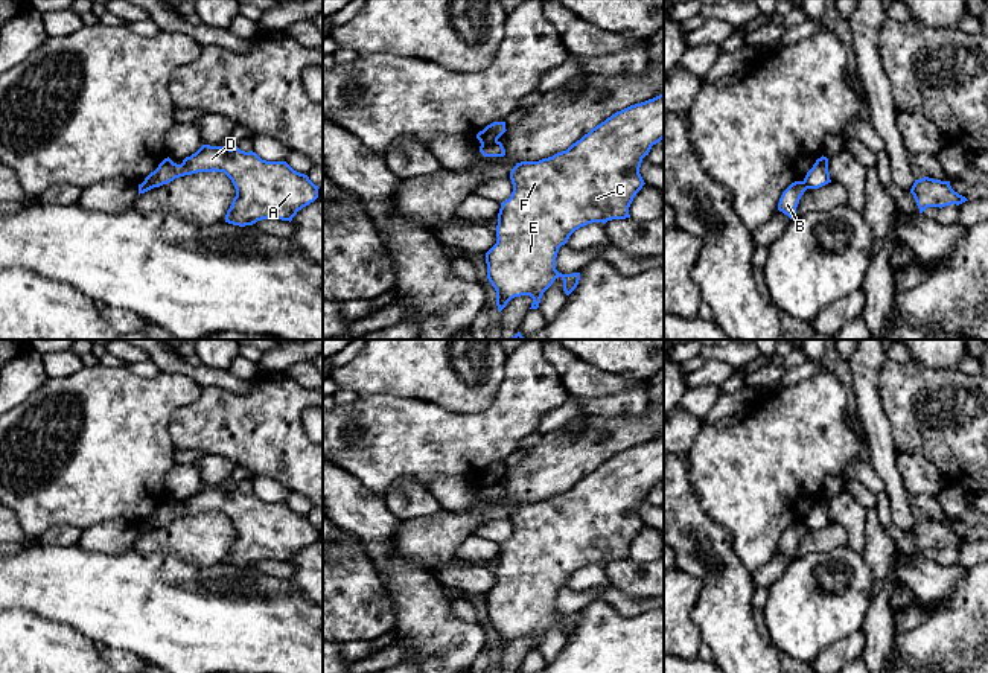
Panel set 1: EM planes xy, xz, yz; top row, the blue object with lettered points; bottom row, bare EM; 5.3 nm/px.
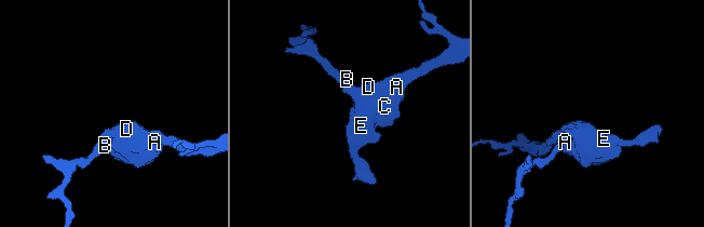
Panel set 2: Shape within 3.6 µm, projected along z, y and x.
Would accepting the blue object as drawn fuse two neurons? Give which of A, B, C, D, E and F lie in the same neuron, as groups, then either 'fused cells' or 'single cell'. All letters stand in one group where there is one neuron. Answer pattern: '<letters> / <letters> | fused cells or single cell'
A C D E F / B | fused cells

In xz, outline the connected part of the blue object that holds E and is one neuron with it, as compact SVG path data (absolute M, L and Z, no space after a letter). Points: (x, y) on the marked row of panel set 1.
M659 94L617 111L566 151L539 161L516 163L510 172L513 192L498 213L496 244L486 253L487 279L496 291L499 312L521 295L530 295L530 309L537 309L557 277L563 280L566 295L577 288L580 273L562 274L556 270L559 248L580 227L630 218L629 207L645 184L639 174L642 158L662 139L664 94Z

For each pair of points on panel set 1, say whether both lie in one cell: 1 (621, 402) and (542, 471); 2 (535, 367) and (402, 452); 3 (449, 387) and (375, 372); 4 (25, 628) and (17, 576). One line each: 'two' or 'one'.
1: two
2: one
3: one
4: two

